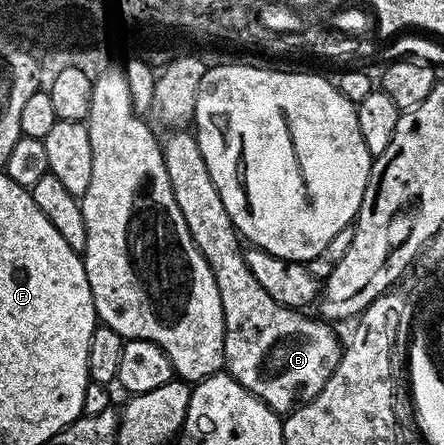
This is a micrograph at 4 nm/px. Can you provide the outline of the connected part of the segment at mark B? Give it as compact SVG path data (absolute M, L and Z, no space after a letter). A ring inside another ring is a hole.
M170 131L167 137L162 141L162 158L164 159L164 167L168 171L168 183L172 183L172 195L176 199L176 207L180 207L180 215L184 215L184 223L188 223L188 231L192 235L192 239L196 243L196 247L204 255L204 259L208 263L208 267L212 267L212 275L216 279L216 287L220 291L220 303L224 307L224 355L226 363L225 372L236 379L236 383L240 383L242 387L248 391L252 391L252 395L256 395L260 400L272 410L273 413L279 415L289 415L295 409L299 409L301 405L306 405L312 399L316 399L316 395L320 395L320 391L324 387L324 383L328 383L328 379L332 375L332 371L336 371L336 367L342 358L344 348L343 342L338 342L338 337L334 334L335 326L327 323L325 320L319 319L317 316L305 317L305 312L297 309L289 309L280 303L276 303L276 299L272 299L272 295L268 295L268 291L264 291L264 287L260 287L260 283L256 283L256 275L252 275L252 271L248 271L248 263L246 255L240 242L240 234L234 228L232 219L228 215L228 211L224 211L224 199L220 199L220 191L216 191L216 183L212 183L212 175L208 175L208 163L204 163L204 155L200 155L200 143L197 136L190 131Z

